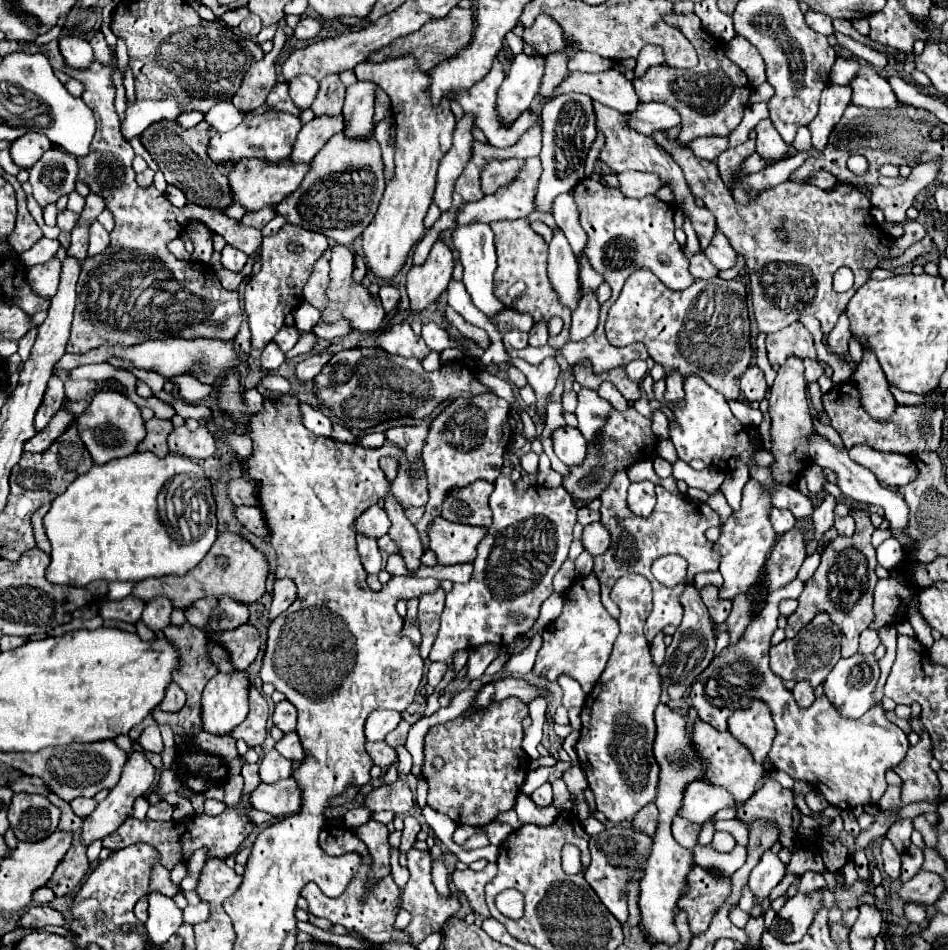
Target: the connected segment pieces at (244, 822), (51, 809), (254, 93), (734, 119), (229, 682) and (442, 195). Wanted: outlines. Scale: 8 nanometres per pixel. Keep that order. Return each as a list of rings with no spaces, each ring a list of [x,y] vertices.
[[[226,808],[220,816],[196,816],[194,820],[186,820],[186,822],[154,822],[154,820],[136,820],[136,818],[126,818],[124,824],[120,824],[120,828],[112,834],[108,834],[102,844],[106,848],[112,850],[120,850],[126,848],[130,844],[136,842],[146,842],[150,846],[154,846],[160,854],[162,854],[162,866],[172,870],[178,862],[186,862],[190,858],[190,854],[198,848],[208,848],[210,858],[226,858],[230,854],[234,854],[238,850],[238,846],[242,844],[242,840],[250,834],[252,830],[252,822],[248,822],[248,818],[244,816],[246,810],[238,810],[238,808]]]
[[[18,792],[10,802],[8,820],[20,842],[40,842],[56,830],[60,810],[44,796]]]
[[[272,50],[262,62],[252,64],[252,68],[244,74],[240,90],[232,96],[232,104],[238,110],[256,110],[266,102],[270,88],[276,84],[276,58],[278,54]]]
[[[694,12],[664,16],[664,20],[678,26],[688,36],[688,40],[692,42],[692,46],[700,56],[700,64],[698,68],[692,70],[692,74],[680,74],[678,68],[668,68],[668,66],[648,68],[648,72],[640,80],[634,80],[638,98],[642,102],[672,104],[672,108],[676,108],[676,112],[680,112],[682,116],[682,132],[678,138],[684,144],[700,136],[730,134],[742,122],[744,108],[748,106],[748,100],[750,100],[752,90],[746,74],[736,64],[732,64],[732,60],[728,60],[728,56],[724,54],[722,42],[702,28],[702,22]]]
[[[218,672],[202,692],[202,728],[208,734],[230,734],[248,714],[248,686],[244,672]]]
[[[464,114],[464,118],[456,124],[454,130],[454,144],[450,152],[442,158],[440,168],[438,168],[438,180],[436,180],[436,192],[434,192],[434,202],[440,206],[440,210],[448,210],[452,206],[452,186],[460,172],[464,170],[470,152],[472,152],[472,130],[474,122],[470,114]]]

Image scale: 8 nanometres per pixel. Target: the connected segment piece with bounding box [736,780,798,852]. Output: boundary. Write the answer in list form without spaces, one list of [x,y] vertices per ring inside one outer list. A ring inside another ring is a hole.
[[[766,780],[762,788],[758,788],[740,808],[738,808],[738,820],[746,826],[752,826],[756,820],[768,820],[770,824],[776,824],[780,830],[778,840],[784,848],[794,852],[796,846],[796,834],[792,830],[792,808],[794,808],[794,796],[792,790],[782,788],[776,780]]]

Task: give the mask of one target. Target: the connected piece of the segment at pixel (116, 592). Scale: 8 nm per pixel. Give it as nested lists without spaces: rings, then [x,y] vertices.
[[[112,582],[112,584],[108,586],[108,598],[110,598],[110,600],[122,600],[122,598],[130,596],[130,592],[132,592],[132,586],[134,586],[134,584]]]

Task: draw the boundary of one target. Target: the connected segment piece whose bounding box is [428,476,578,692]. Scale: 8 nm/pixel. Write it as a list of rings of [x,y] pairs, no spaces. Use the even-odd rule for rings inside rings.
[[[498,476],[494,486],[490,496],[492,526],[476,548],[472,580],[468,584],[454,584],[452,592],[448,592],[440,630],[428,656],[432,662],[442,660],[448,664],[448,672],[442,684],[436,686],[436,692],[442,692],[452,680],[452,654],[456,650],[468,650],[486,642],[506,646],[518,634],[526,634],[532,628],[542,602],[554,592],[552,578],[564,564],[572,544],[578,508],[562,486],[530,486],[522,498],[514,494],[510,476]],[[516,616],[524,616],[524,620],[516,624]]]

